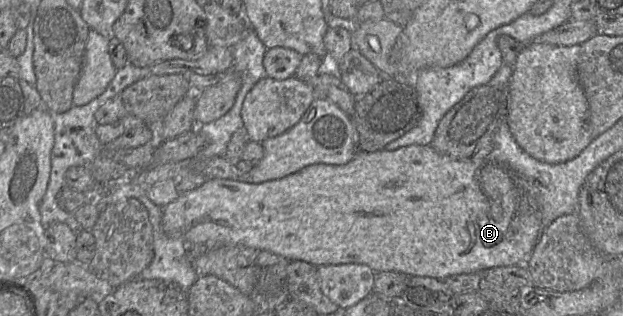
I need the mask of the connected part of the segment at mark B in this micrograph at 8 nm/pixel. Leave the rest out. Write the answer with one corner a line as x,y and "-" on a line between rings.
410,145
393,151
382,149
375,152
357,152
346,164
312,164
285,177
261,183
220,178
209,179
199,188
179,194
176,200
162,208
162,227
165,234
171,238
182,239
184,243
205,245
209,250
238,244
267,250
289,261
305,261
316,267
356,263
369,266
375,273
394,271
406,276
431,277
438,280
451,275
480,273
494,267
523,265
544,231
532,188
523,176
509,166
490,159
483,162
452,159
438,153
431,145

